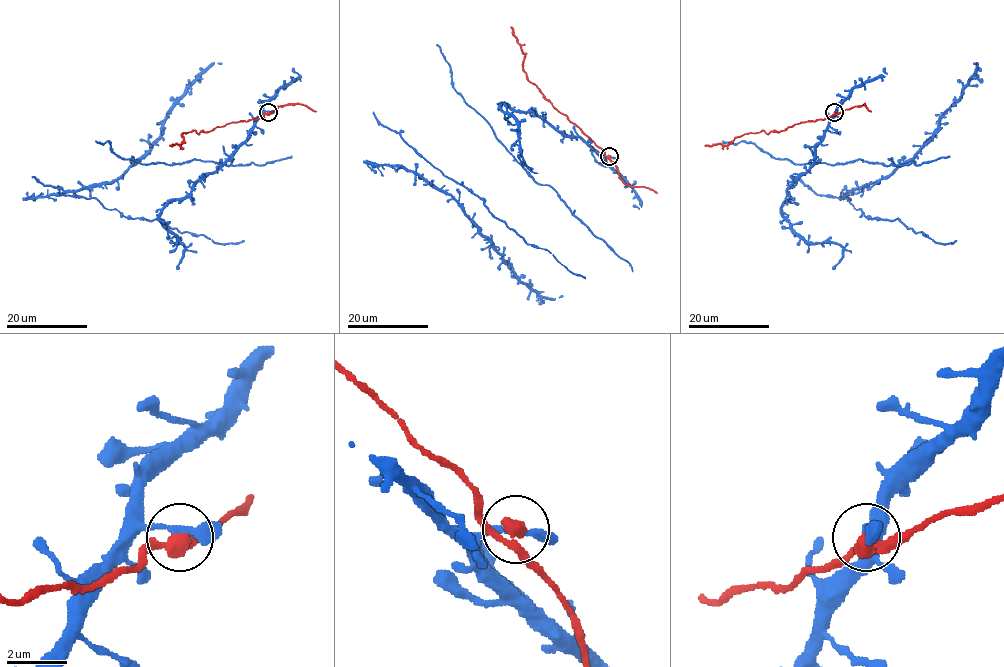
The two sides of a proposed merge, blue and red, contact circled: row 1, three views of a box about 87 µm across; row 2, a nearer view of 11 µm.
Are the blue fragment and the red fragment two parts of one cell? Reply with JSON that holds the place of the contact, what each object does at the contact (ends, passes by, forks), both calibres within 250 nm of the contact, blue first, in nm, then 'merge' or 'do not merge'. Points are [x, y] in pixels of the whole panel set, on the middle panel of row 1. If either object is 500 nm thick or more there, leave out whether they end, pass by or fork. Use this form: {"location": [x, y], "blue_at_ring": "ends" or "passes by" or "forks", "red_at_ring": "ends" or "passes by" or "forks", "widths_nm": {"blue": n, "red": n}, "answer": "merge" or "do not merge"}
{"location": [609, 156], "blue_at_ring": "passes by", "red_at_ring": "passes by", "widths_nm": {"blue": 240, "red": 360}, "answer": "merge"}

